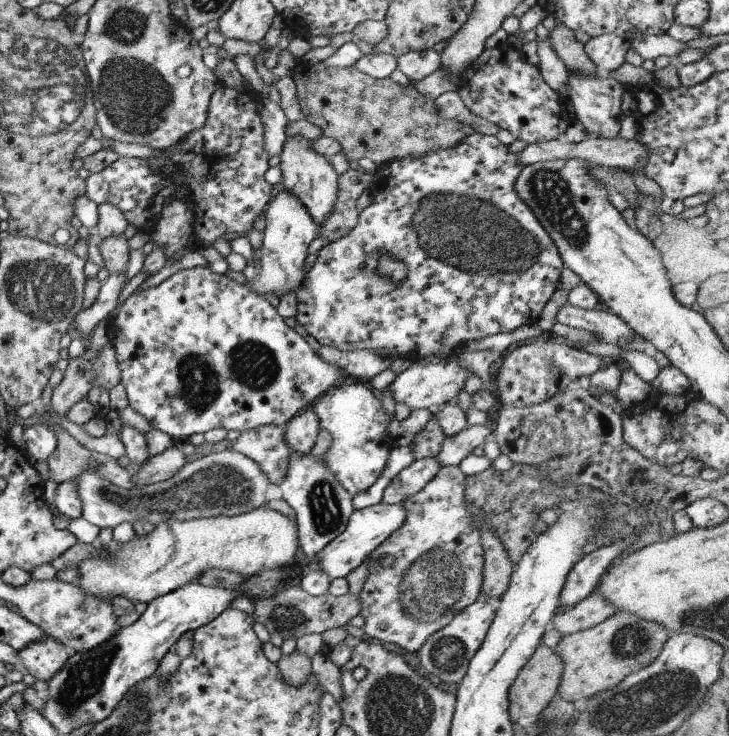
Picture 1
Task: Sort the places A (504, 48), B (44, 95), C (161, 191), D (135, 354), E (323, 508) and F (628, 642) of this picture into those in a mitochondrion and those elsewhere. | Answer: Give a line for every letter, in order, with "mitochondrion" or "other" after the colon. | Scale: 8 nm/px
A: other
B: mitochondrion
C: other
D: other
E: mitochondrion
F: mitochondrion

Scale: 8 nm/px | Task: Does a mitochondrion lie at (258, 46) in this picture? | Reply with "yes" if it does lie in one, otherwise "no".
no

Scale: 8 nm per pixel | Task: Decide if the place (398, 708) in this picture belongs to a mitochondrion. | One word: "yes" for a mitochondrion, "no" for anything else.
yes

